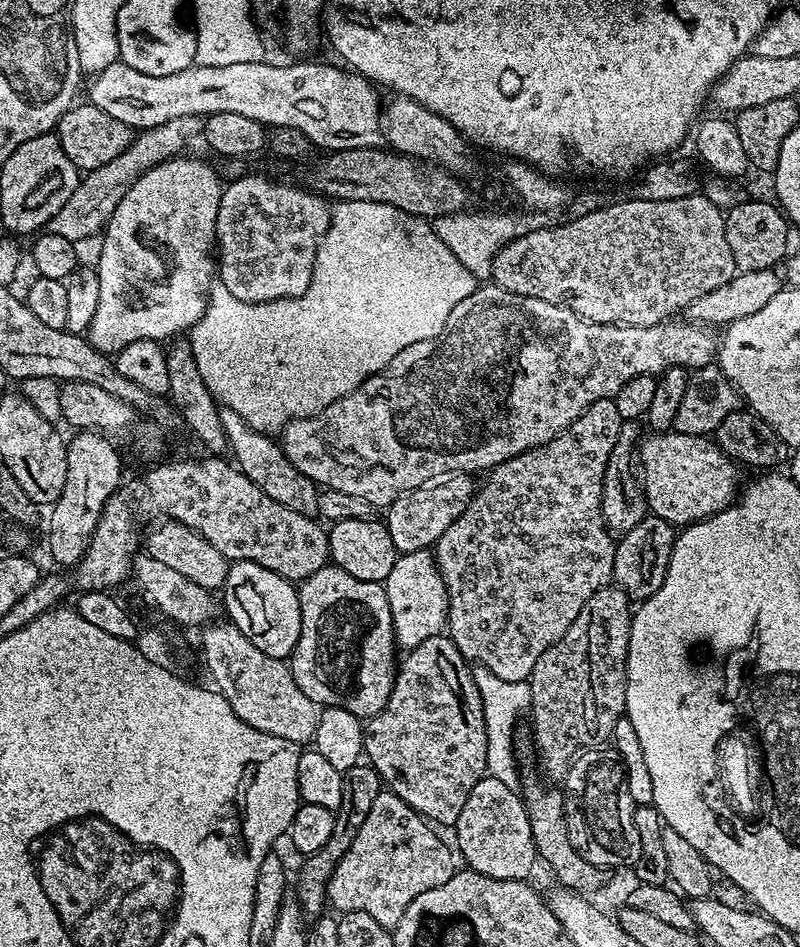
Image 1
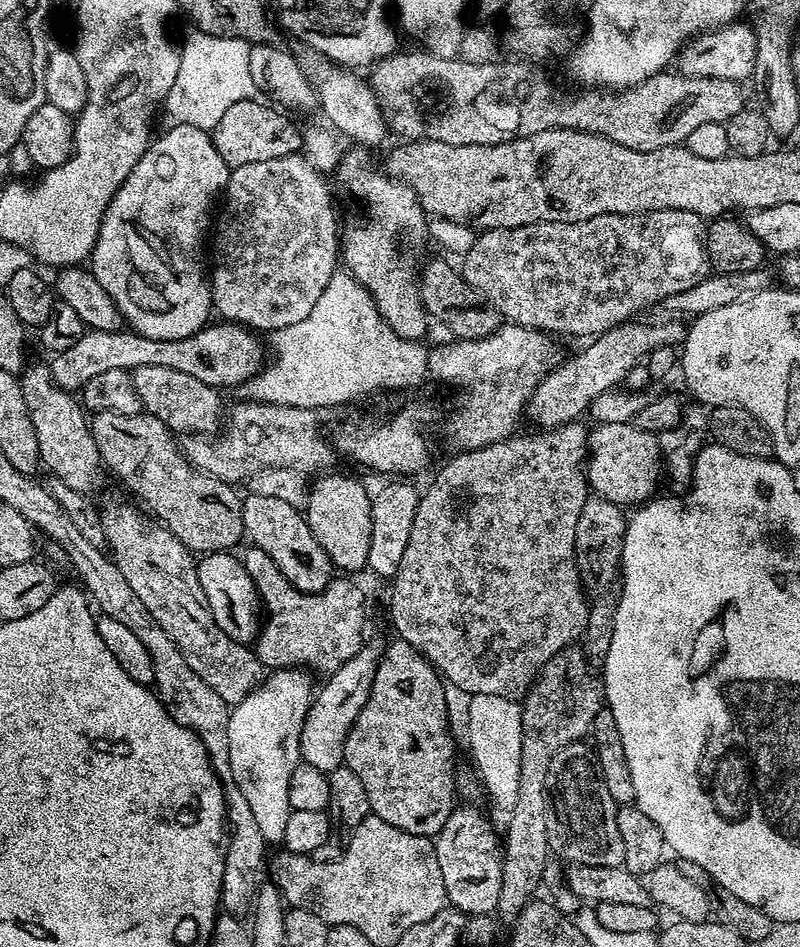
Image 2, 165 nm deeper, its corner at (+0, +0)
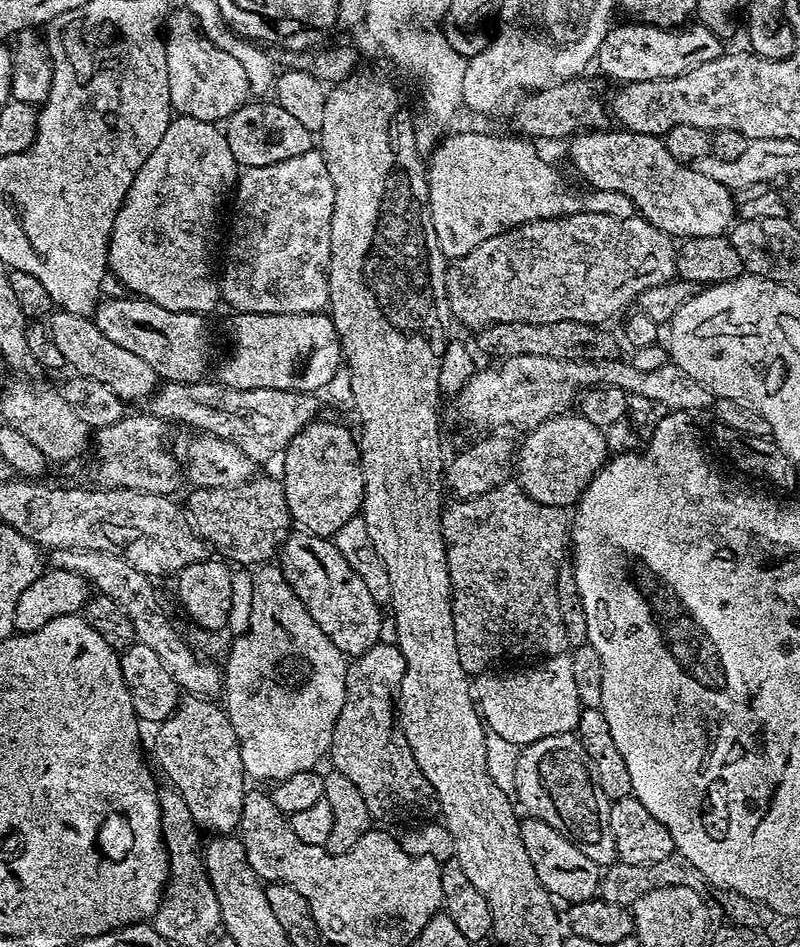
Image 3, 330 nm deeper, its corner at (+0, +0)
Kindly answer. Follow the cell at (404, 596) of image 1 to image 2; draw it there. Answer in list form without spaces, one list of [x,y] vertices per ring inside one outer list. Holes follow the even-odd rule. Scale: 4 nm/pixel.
[[[362,644],[353,658],[347,659],[338,670],[327,675],[324,686],[313,697],[310,710],[303,722],[300,754],[303,763],[314,766],[323,772],[333,772],[343,765],[346,738],[353,728],[354,722],[361,713],[362,706],[370,694],[370,686],[374,686],[374,674],[384,657],[385,645]]]

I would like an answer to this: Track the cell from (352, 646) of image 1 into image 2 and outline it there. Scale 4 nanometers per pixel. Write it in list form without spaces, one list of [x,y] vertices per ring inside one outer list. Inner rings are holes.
[[[248,546],[242,563],[266,609],[266,619],[254,641],[254,651],[265,669],[302,668],[329,674],[353,658],[365,643],[364,592],[352,581],[355,579],[333,578],[320,592],[303,592],[280,573],[266,550]]]

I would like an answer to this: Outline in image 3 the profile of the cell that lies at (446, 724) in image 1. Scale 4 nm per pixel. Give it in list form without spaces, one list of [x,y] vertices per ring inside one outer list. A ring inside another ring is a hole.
[[[379,642],[366,654],[355,657],[348,665],[346,698],[332,735],[331,767],[358,786],[376,822],[391,816],[420,822],[438,808],[434,786],[418,770],[418,762],[414,762],[404,732],[398,727],[398,693],[405,674],[406,658],[402,658],[395,643]]]

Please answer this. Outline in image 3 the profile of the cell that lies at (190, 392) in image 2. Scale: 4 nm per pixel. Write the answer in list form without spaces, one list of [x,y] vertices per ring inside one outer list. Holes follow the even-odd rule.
[[[56,310],[47,317],[46,323],[52,332],[54,342],[58,345],[58,350],[62,350],[65,365],[69,369],[72,367],[71,371],[75,375],[95,378],[97,382],[110,386],[110,390],[114,390],[114,394],[118,394],[118,398],[125,402],[147,401],[156,391],[158,377],[154,369],[147,362],[142,362],[138,354],[110,342],[110,338],[106,338],[106,334],[98,330],[95,319]]]

